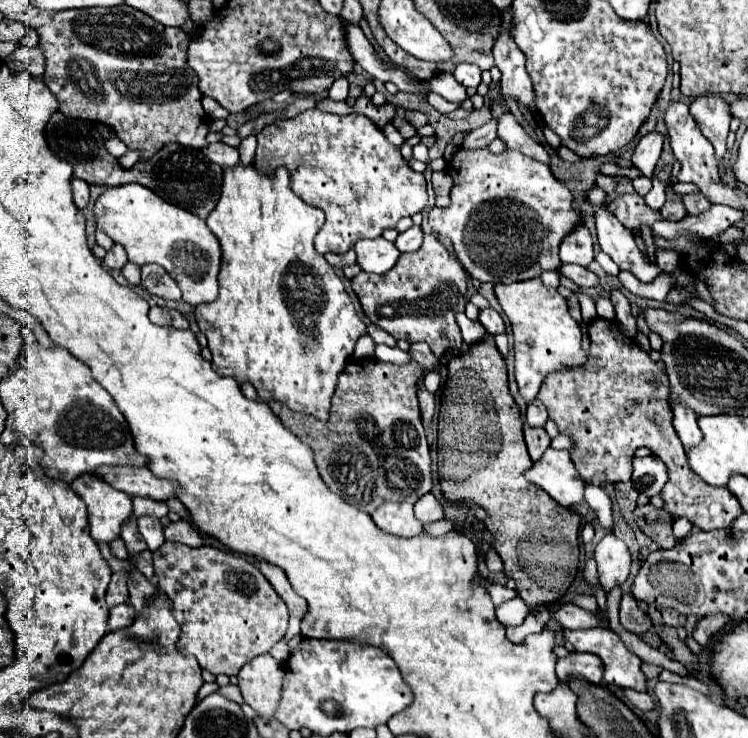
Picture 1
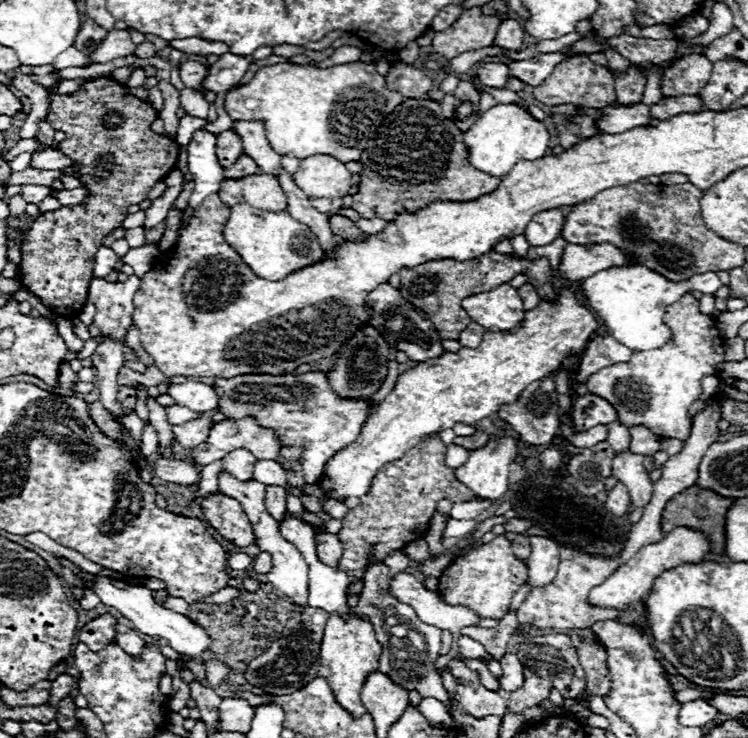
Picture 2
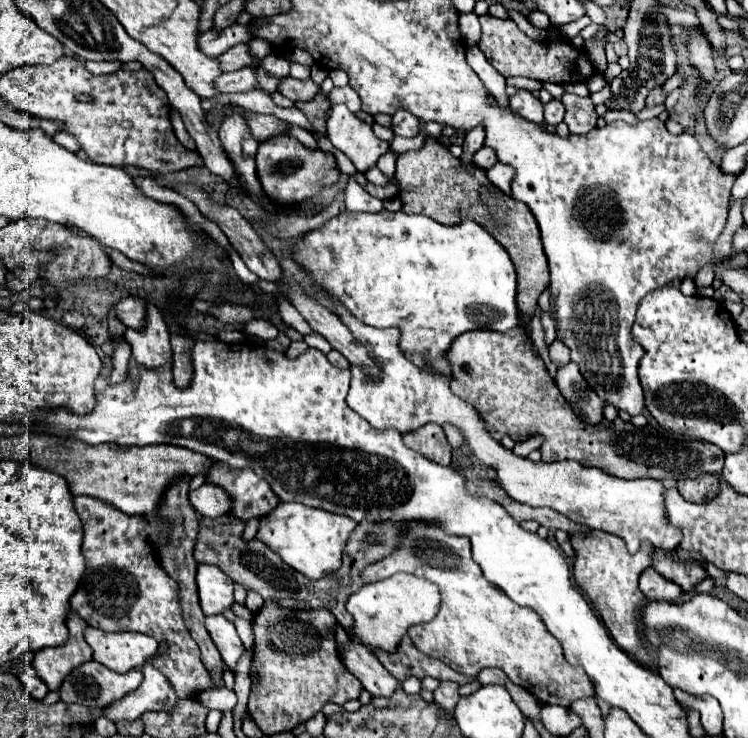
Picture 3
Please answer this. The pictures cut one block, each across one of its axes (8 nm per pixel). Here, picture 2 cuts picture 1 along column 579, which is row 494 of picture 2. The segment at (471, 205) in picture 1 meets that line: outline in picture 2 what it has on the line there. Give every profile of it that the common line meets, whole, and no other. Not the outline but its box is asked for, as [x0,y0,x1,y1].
[202,492,254,546]

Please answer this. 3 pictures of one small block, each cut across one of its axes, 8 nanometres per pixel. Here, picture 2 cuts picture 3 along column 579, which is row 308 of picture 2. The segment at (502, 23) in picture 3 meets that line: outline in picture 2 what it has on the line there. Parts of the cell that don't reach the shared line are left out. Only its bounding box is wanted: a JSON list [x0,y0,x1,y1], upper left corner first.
[18,76,180,318]

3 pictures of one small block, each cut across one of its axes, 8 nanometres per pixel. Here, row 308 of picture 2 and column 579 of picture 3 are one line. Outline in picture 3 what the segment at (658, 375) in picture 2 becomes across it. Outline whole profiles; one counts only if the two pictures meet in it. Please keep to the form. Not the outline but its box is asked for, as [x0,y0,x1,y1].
[364,524,594,708]

